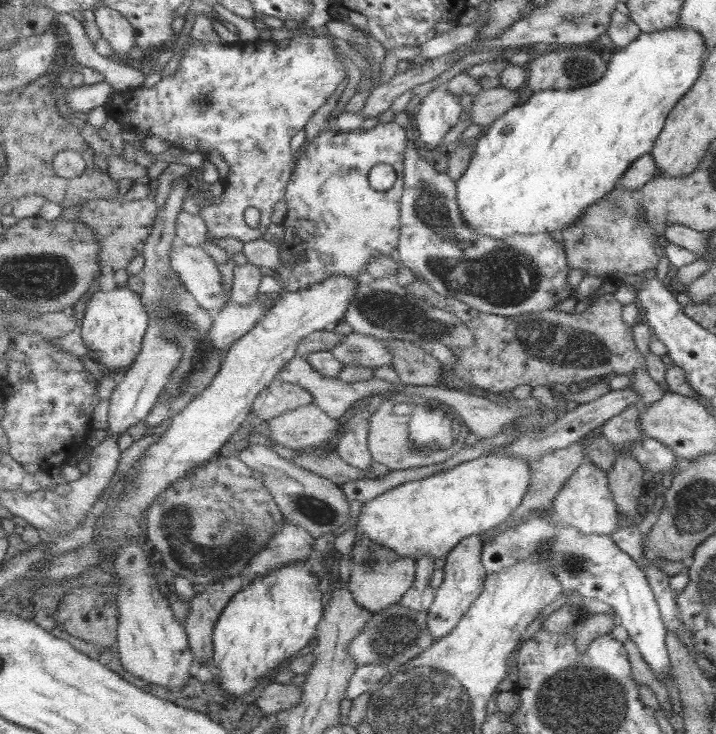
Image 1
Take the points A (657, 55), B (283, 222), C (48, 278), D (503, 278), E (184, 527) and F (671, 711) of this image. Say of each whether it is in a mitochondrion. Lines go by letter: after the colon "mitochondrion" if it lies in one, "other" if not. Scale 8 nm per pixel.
A: other
B: other
C: mitochondrion
D: mitochondrion
E: mitochondrion
F: other

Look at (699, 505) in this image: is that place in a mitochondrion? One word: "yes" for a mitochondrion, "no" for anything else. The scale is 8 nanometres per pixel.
yes

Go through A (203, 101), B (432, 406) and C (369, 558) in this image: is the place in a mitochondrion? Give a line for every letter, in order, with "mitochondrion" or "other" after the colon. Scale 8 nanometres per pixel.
A: mitochondrion
B: other
C: mitochondrion

